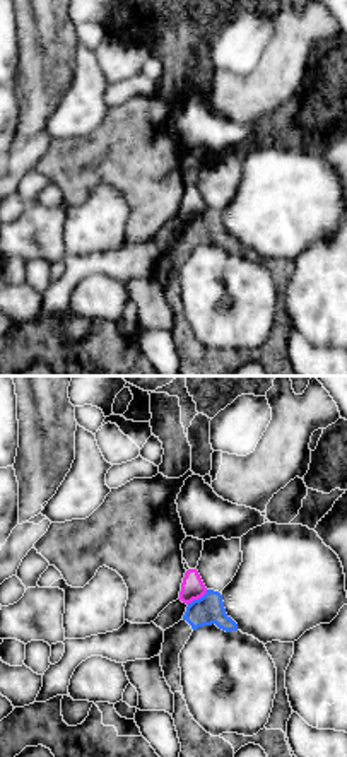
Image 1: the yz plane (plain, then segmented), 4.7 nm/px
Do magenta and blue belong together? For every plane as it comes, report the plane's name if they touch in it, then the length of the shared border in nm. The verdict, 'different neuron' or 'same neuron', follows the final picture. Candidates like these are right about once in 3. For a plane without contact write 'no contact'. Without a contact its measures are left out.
meets magenta in yz; contact 120 nm long

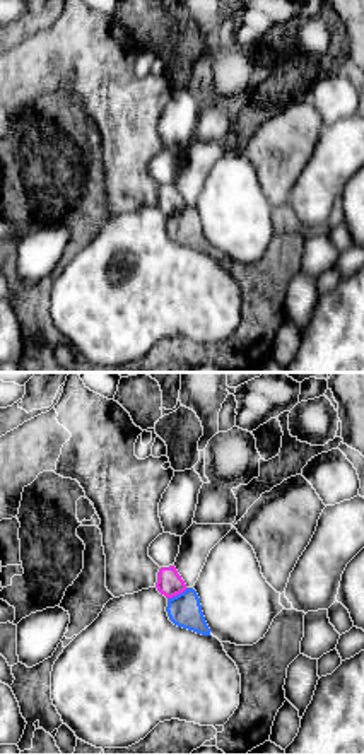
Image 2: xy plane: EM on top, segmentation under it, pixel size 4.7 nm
meets magenta in xy; contact 110 nm long

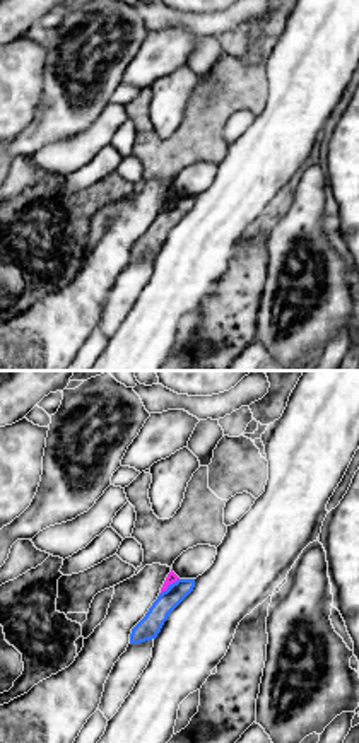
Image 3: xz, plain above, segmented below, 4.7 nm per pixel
meets magenta in xz; contact 130 nm long

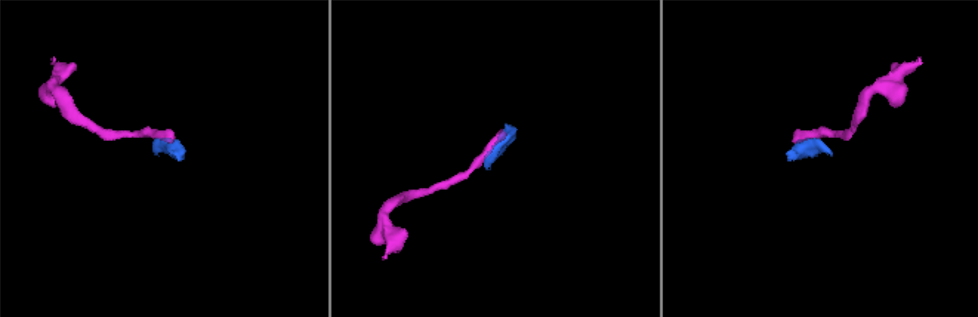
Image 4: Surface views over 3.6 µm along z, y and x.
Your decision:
different neuron

